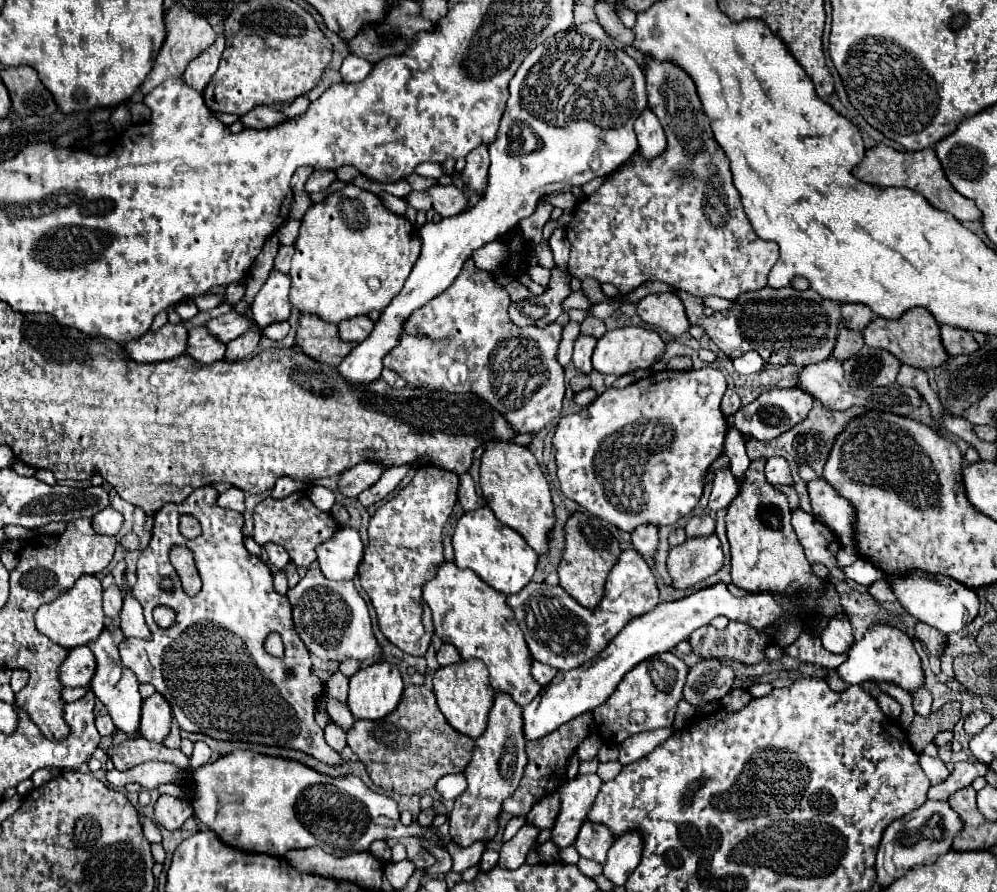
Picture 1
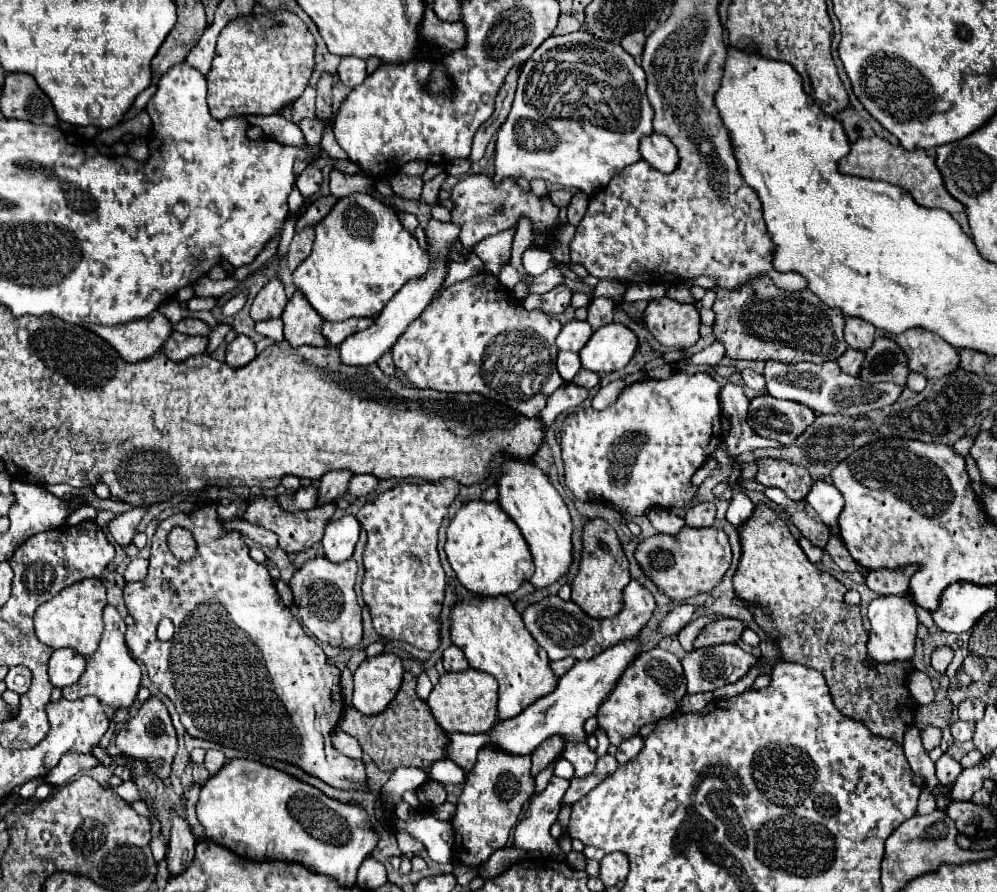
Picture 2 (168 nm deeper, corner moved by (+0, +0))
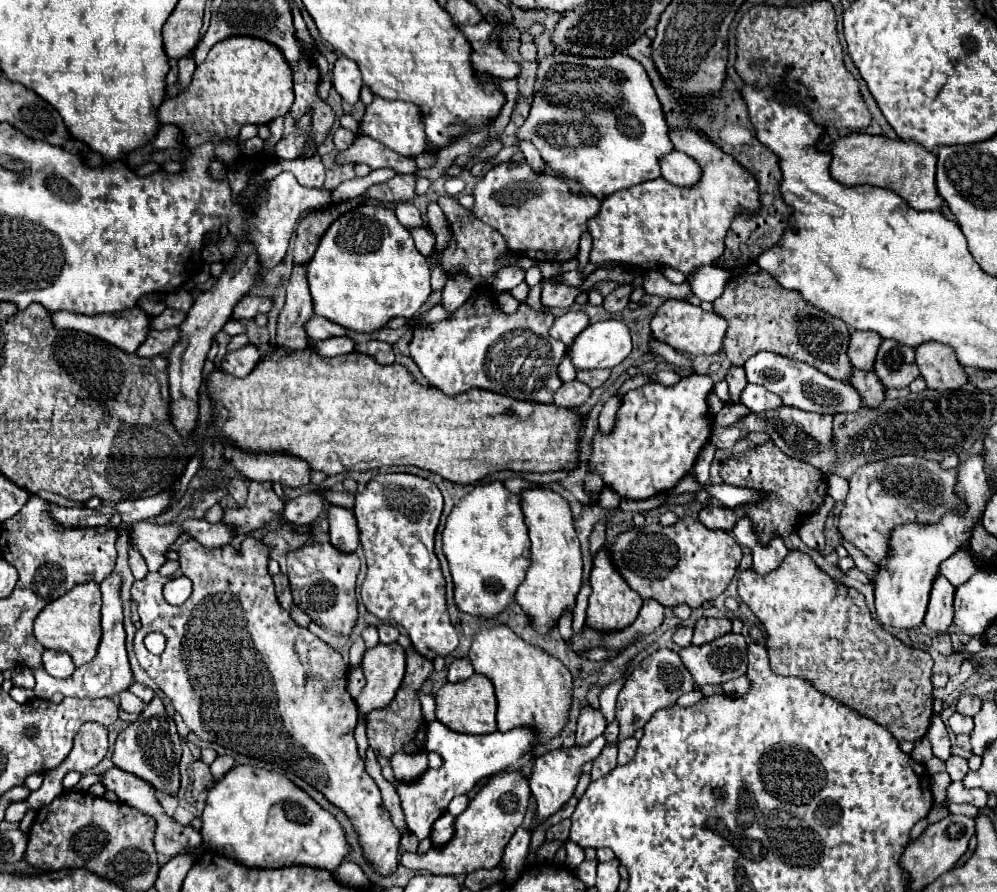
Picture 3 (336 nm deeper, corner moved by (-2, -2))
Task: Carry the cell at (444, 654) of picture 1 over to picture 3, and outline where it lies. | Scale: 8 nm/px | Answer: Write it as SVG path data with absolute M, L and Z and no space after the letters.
M456 658L448 668L448 682L460 682L474 674L474 668L468 658Z

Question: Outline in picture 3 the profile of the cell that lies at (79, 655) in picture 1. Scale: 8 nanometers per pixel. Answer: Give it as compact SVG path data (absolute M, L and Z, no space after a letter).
M46 650L42 660L44 660L44 670L54 678L70 678L76 670L72 656L68 656L68 652Z

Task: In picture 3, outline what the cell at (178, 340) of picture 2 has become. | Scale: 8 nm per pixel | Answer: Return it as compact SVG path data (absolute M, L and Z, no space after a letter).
M170 328L170 330L164 330L164 332L150 332L148 334L148 340L138 348L138 356L144 356L144 358L154 358L154 356L160 356L160 354L168 354L174 344L180 340L180 330L178 328Z

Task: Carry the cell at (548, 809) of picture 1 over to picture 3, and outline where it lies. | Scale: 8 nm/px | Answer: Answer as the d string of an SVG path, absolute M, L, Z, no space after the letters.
M606 744L604 752L594 760L594 766L592 766L590 778L592 778L592 780L598 780L598 778L606 776L608 772L612 772L616 766L618 766L618 764L616 764L616 746Z

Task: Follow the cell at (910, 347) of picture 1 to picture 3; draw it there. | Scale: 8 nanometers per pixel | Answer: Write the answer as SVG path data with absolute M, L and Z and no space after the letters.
M924 342L916 346L916 364L928 388L958 390L968 382L956 352L940 342Z

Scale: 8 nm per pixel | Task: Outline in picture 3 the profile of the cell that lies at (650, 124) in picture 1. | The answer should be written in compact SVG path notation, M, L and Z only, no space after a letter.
M672 150L660 158L662 176L676 186L692 186L700 180L700 166L688 154Z

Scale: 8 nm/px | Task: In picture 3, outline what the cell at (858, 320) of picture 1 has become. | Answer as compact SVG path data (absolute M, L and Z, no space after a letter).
M854 330L850 336L850 348L848 348L848 358L852 366L860 370L872 370L872 360L876 358L880 344L882 344L882 338L876 332Z

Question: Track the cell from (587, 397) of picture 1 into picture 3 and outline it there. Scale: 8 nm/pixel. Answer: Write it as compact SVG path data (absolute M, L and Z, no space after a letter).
M578 380L564 382L554 394L554 406L558 408L580 408L590 396L590 388Z

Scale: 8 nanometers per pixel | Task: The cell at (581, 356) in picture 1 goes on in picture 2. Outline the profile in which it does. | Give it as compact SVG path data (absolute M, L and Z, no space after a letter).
M570 320L562 326L556 344L560 350L572 350L572 352L580 352L582 346L586 344L586 340L590 340L592 336L592 328L586 326L586 322L582 320Z

